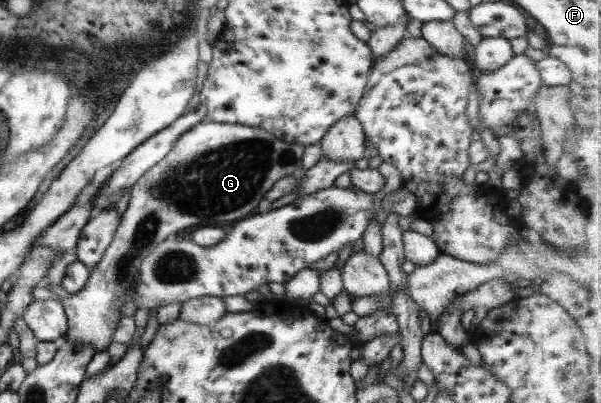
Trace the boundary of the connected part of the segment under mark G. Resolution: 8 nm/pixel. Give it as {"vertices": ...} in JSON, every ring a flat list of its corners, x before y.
{"vertices":[[214,121,199,122,182,134,163,159,138,177,136,183,129,189,130,197,126,209,120,216,112,241,104,251,102,259,89,270,88,280,82,289,68,297,57,297,45,289,34,289,34,297,36,300,52,297,61,301,67,319,64,338,68,338,75,344,84,342,93,345,96,352,106,350,116,322,122,317,118,312,120,305,135,298,133,285,142,259,149,255,156,245,165,241,170,233,176,233,184,227,190,227,190,225,222,227,230,221,235,222,246,217,278,179,291,176,295,169,301,168,302,151,302,146,278,141,264,129,214,123]]}

